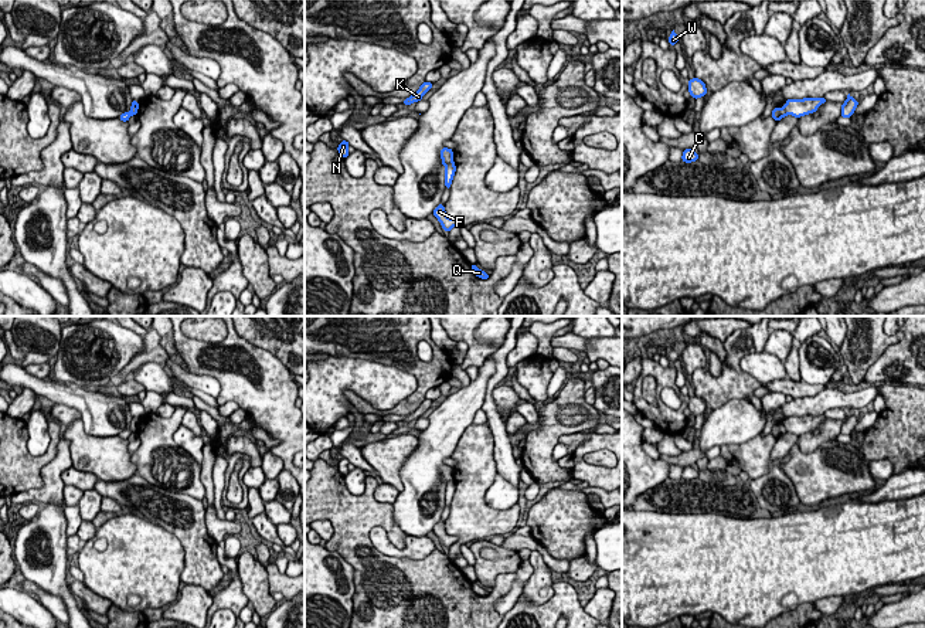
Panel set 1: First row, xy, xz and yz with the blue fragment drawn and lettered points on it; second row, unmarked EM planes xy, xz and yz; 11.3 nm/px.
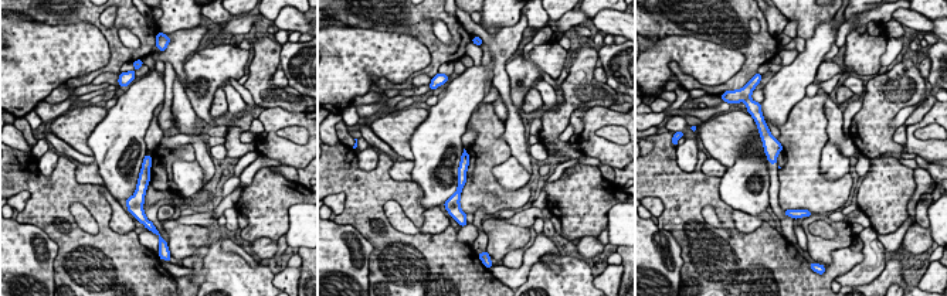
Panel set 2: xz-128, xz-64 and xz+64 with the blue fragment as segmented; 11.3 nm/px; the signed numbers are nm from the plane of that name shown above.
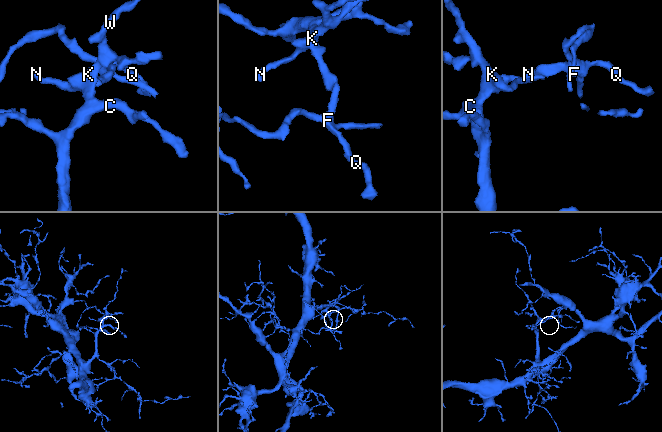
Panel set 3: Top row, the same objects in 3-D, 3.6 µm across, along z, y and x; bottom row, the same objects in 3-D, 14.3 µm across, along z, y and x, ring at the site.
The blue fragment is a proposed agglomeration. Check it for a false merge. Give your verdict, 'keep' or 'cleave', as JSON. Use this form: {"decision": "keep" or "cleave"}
{"decision": "cleave"}

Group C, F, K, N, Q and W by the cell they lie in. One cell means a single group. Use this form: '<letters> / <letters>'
C K N W / F Q

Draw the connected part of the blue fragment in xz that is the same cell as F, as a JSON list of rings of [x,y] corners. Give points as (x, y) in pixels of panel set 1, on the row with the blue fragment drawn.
[[[439,204],[433,210],[433,215],[438,218],[438,221],[441,223],[442,228],[445,230],[445,232],[450,231],[453,227],[456,227],[459,224],[459,221],[456,218],[449,218],[446,215],[443,204]]]

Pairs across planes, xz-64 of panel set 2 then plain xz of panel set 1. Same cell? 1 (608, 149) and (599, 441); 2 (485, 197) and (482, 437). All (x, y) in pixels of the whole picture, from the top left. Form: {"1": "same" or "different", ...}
{"1": "same", "2": "same"}

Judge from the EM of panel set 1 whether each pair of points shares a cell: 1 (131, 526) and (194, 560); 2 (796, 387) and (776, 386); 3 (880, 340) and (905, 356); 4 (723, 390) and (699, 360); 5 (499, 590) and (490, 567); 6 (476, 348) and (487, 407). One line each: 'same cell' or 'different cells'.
1: different cells
2: same cell
3: different cells
4: different cells
5: different cells
6: different cells

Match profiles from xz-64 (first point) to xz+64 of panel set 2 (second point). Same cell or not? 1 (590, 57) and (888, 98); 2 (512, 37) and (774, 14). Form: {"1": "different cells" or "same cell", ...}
{"1": "same cell", "2": "different cells"}

